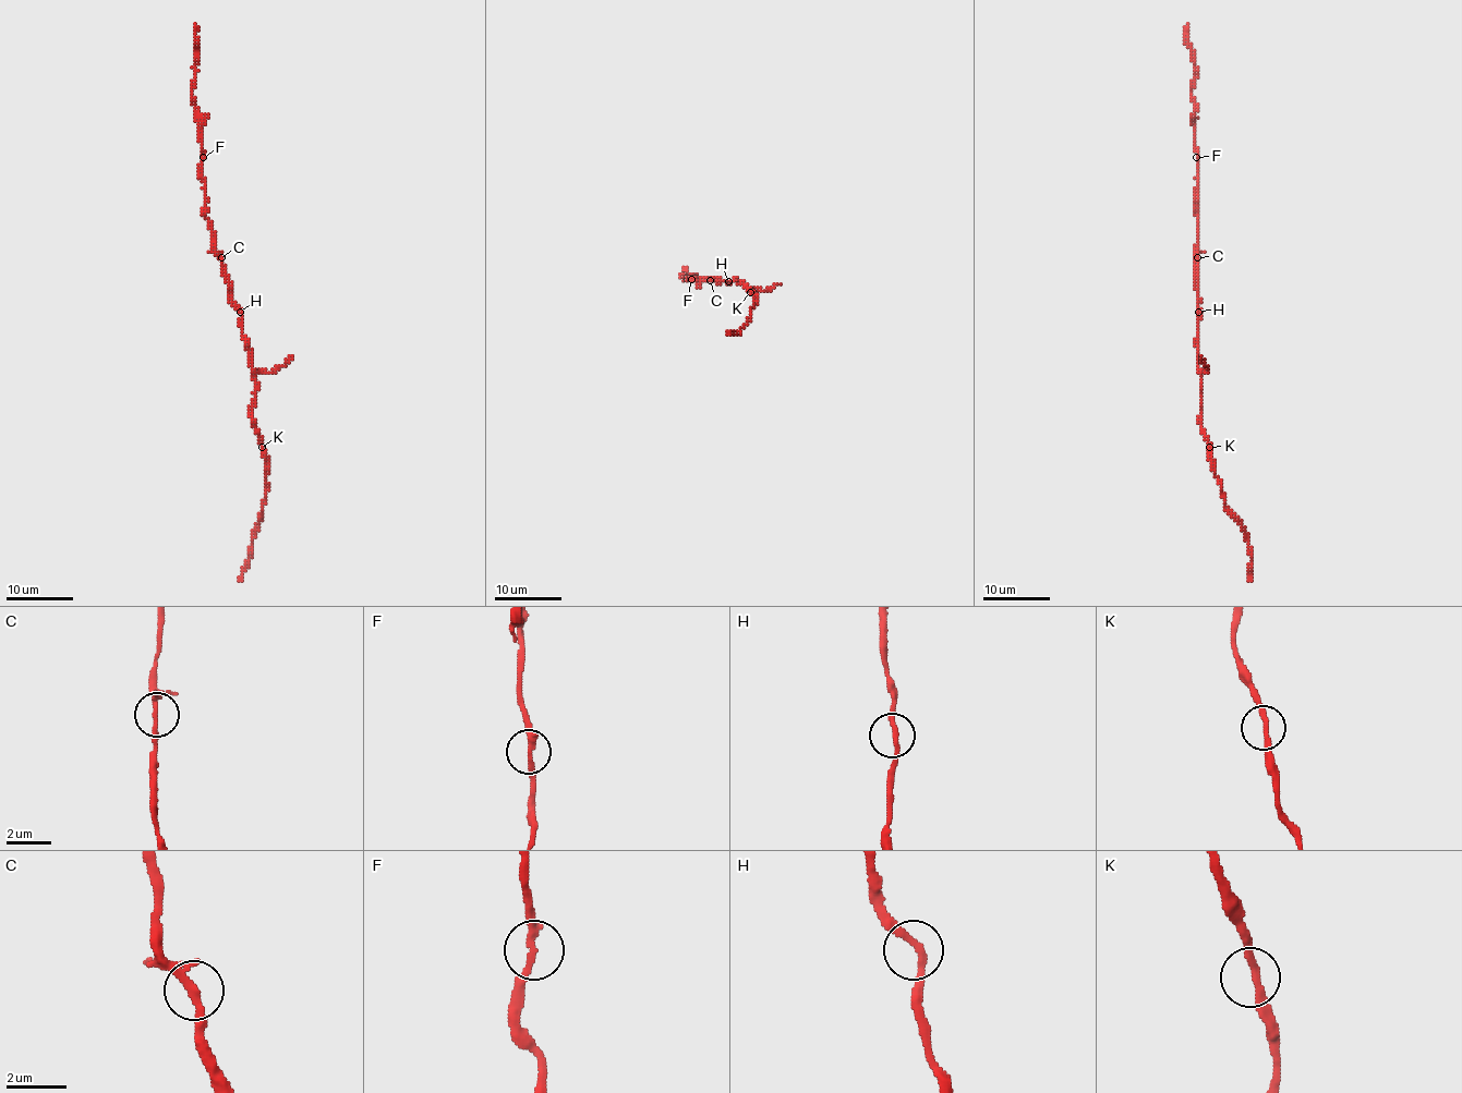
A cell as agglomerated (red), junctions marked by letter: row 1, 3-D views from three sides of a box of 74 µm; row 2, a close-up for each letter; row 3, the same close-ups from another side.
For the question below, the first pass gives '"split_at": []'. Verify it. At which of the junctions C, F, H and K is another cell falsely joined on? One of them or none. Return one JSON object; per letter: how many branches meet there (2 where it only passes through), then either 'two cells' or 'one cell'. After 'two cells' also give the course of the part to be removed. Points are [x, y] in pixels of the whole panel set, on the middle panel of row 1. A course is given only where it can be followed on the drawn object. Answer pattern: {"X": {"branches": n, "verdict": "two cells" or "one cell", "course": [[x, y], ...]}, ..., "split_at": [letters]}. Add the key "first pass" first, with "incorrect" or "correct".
{"first pass": "correct", "C": {"branches": 2, "verdict": "one cell"}, "F": {"branches": 2, "verdict": "one cell"}, "H": {"branches": 2, "verdict": "one cell"}, "K": {"branches": 2, "verdict": "one cell"}, "split_at": []}

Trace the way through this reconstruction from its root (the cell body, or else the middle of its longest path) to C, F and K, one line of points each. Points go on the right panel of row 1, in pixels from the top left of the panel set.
C: (1200, 310), (1197, 257)
F: (1200, 310), (1197, 293), (1197, 157)
K: (1200, 310), (1197, 352), (1200, 425), (1209, 447)

